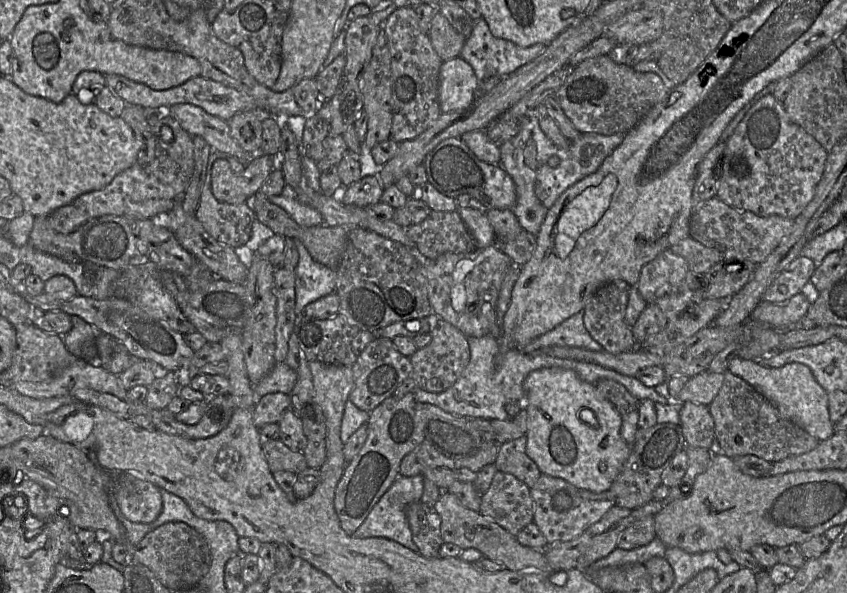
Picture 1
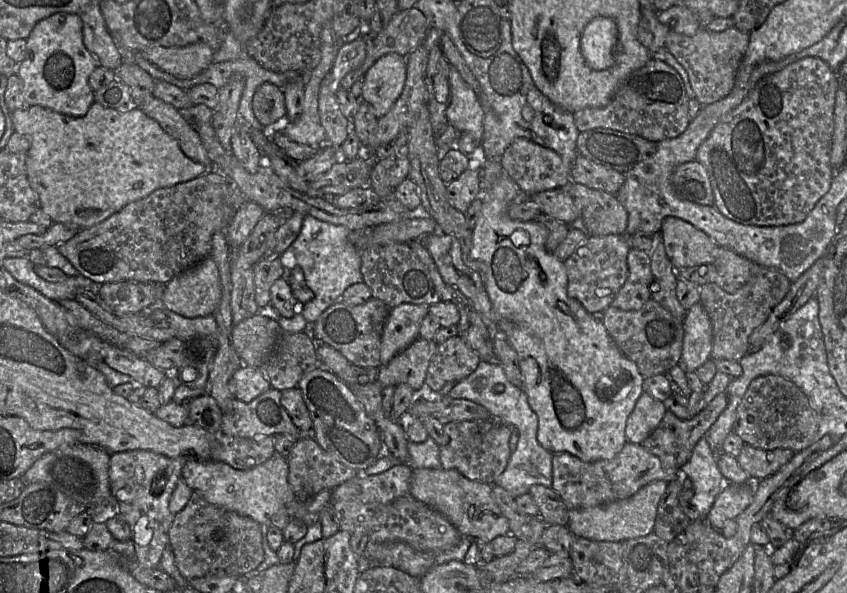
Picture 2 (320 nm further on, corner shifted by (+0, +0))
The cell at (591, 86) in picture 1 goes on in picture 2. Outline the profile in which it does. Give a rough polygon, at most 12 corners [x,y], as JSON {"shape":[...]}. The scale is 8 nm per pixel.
{"shape":[[652,56],[608,105],[573,113],[653,142],[689,126],[681,76]]}

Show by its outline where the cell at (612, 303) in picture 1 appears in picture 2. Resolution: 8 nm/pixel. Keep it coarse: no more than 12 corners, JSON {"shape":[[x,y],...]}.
{"shape":[[630,248],[628,278],[611,306],[637,311],[651,299],[651,258]]}

